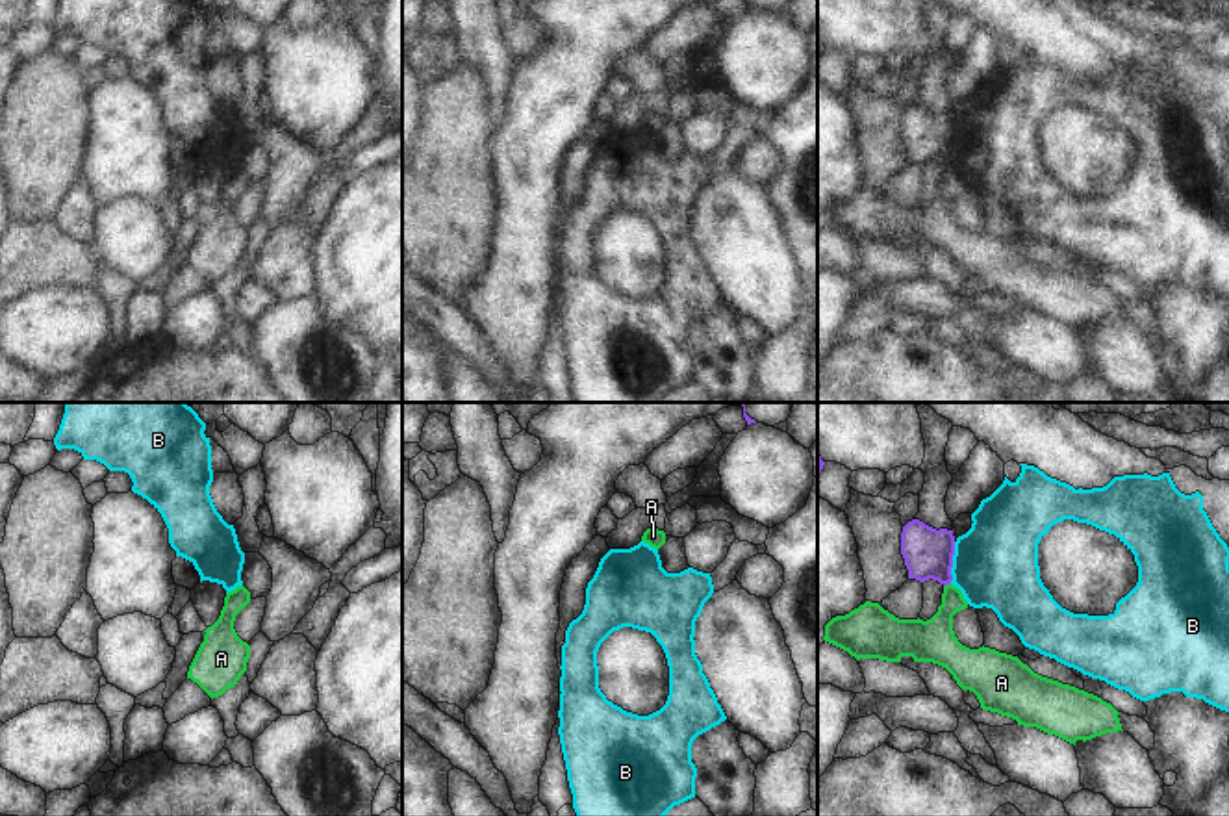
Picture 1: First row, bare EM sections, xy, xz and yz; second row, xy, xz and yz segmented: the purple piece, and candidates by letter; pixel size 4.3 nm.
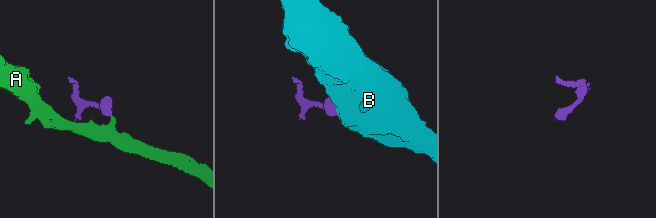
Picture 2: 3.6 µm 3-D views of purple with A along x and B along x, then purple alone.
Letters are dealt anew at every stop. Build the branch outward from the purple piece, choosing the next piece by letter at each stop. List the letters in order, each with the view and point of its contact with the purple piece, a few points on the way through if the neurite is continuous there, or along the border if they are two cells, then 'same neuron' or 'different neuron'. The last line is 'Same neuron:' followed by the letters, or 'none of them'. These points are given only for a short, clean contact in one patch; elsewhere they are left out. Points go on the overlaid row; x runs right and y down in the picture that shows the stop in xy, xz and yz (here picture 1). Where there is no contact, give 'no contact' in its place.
A: yz (946, 585) | along yz (950, 583), (944, 586) | different neuron
B: yz (951, 562) | along yz (955, 542), (950, 583) | different neuron
Same neuron: none of them

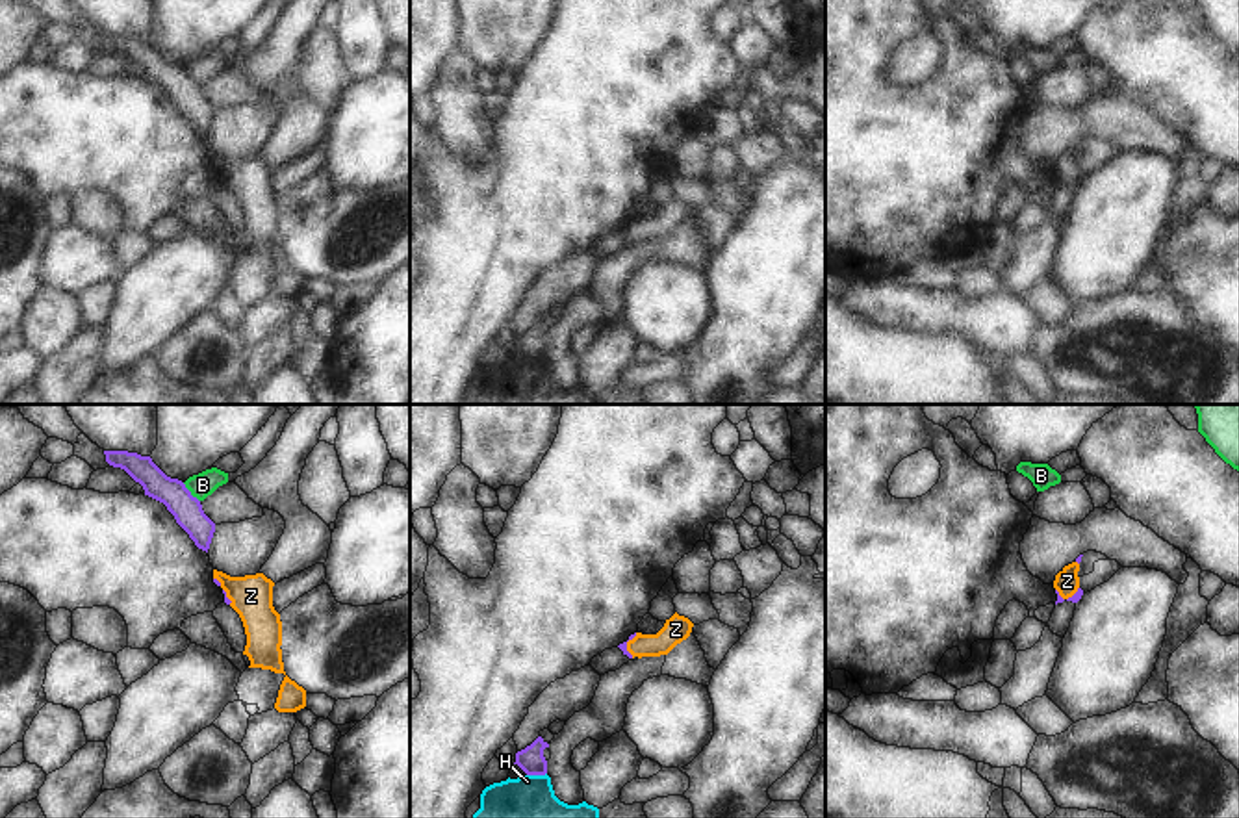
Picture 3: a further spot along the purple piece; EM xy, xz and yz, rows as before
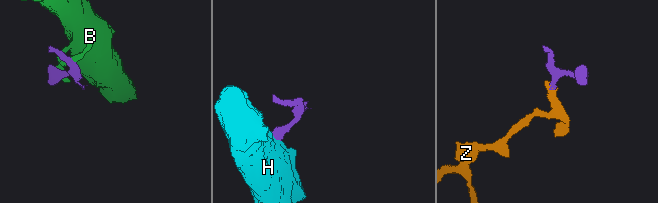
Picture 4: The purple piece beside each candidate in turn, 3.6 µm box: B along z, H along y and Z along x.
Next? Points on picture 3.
B: xy (190, 492) | different neuron
H: xz (536, 774) | along xz (546, 772), (527, 776) | different neuron
Z: xz (625, 646) | across xz (622, 646), (625, 646), (661, 644), (676, 629) | same neuron
Same neuron: Z

